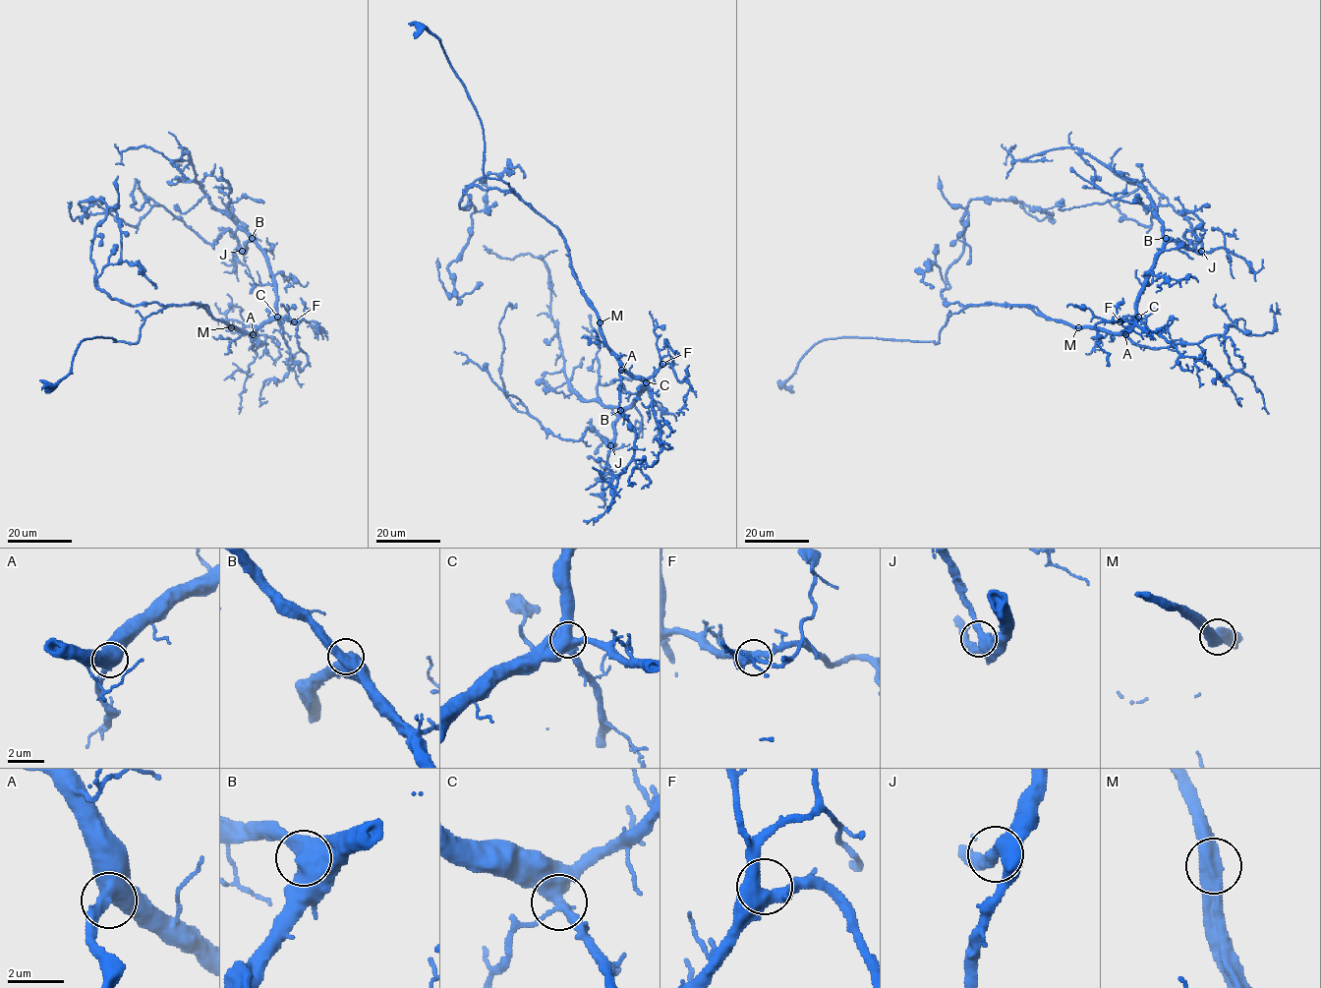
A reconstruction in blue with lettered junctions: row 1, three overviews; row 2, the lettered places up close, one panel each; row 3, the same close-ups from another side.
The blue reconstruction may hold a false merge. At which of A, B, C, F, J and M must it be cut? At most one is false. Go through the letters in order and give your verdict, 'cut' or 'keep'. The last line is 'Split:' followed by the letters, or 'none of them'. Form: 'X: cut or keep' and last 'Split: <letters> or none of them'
A: keep
B: keep
C: keep
F: keep
J: keep
M: keep
Split: none of them

